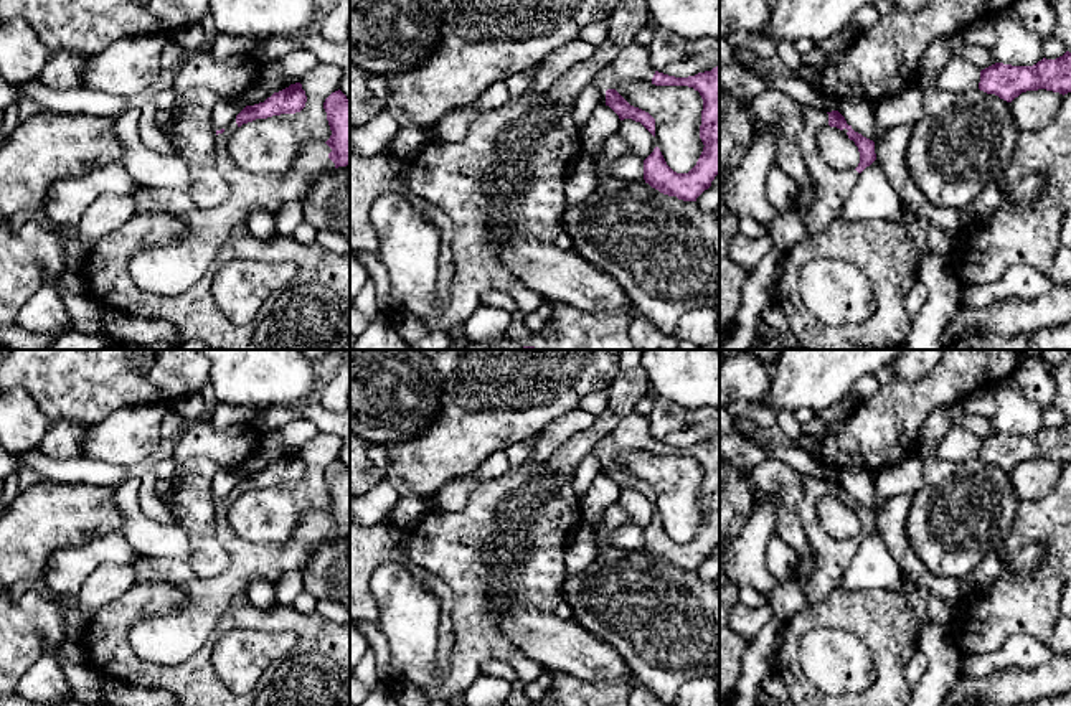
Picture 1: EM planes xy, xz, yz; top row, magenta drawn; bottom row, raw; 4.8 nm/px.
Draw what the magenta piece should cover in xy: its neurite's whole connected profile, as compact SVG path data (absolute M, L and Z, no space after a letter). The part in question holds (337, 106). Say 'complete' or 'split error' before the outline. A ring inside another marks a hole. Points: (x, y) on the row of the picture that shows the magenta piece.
split error; M295 82L264 102L246 106L224 129L216 130L216 170L229 183L229 196L218 206L200 208L190 193L177 188L137 188L132 195L137 214L168 213L186 226L175 241L142 247L130 257L129 274L140 290L182 295L213 266L231 229L246 226L254 209L274 214L285 203L304 201L318 175L350 165L350 101L340 89L323 102L330 139L304 144L290 170L249 172L229 157L228 142L238 127L256 119L300 112L305 102L305 91Z

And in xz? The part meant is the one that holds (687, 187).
split error; M632 41L592 81L601 92L601 106L609 106L620 120L640 122L653 137L655 119L630 106L616 91L620 84L688 86L700 92L703 99L700 139L705 147L696 165L688 173L677 173L667 165L658 147L644 160L645 183L663 195L696 201L720 173L720 64L688 78L668 76L653 69L647 46Z

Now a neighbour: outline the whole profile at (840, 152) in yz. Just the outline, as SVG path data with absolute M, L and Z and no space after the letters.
M823 127L817 135L817 145L825 162L837 172L852 172L860 163L858 147L837 127Z

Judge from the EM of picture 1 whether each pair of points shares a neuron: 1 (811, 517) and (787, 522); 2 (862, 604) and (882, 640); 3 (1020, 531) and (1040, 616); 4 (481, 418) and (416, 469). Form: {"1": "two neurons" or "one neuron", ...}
{"1": "two neurons", "2": "one neuron", "3": "one neuron", "4": "one neuron"}

